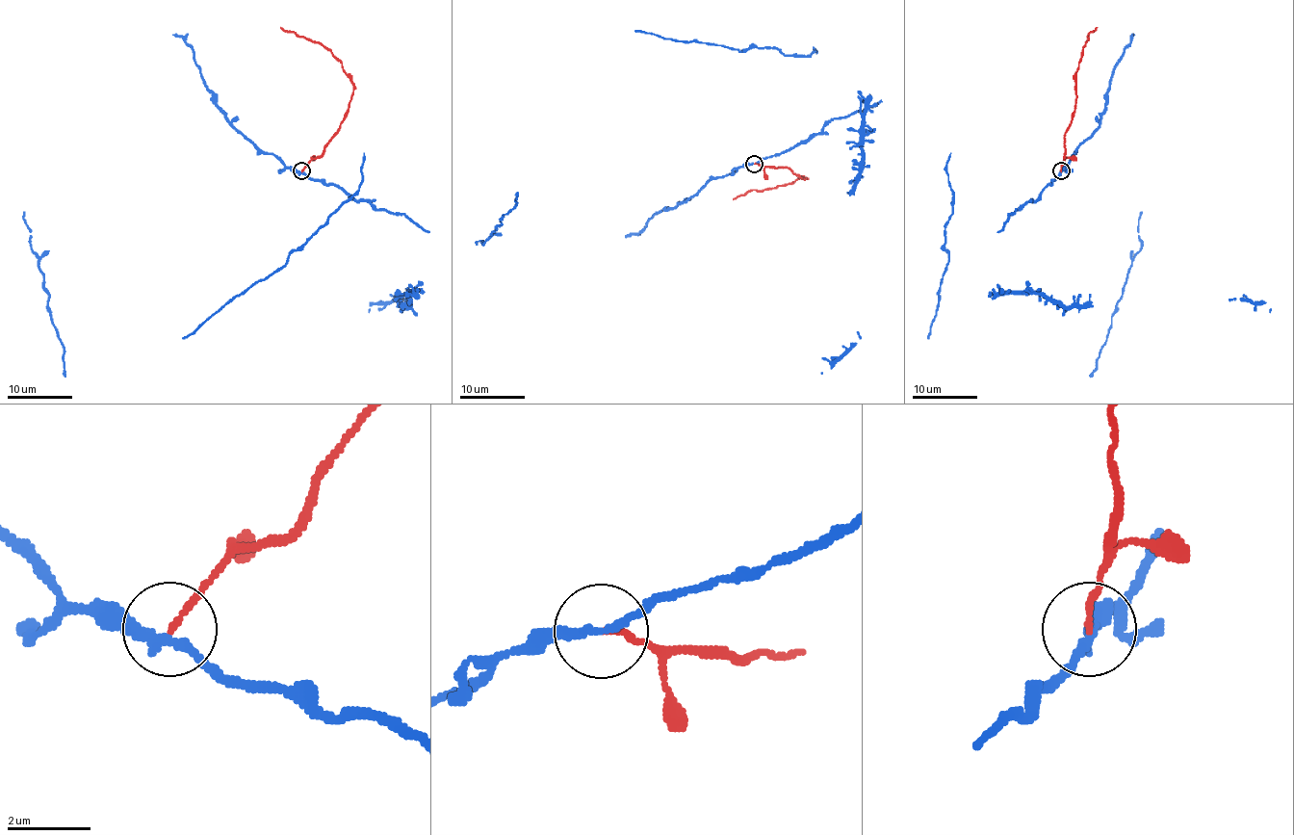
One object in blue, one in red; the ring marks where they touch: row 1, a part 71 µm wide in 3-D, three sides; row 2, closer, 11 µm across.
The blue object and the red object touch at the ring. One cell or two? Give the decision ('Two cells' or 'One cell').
Two cells

